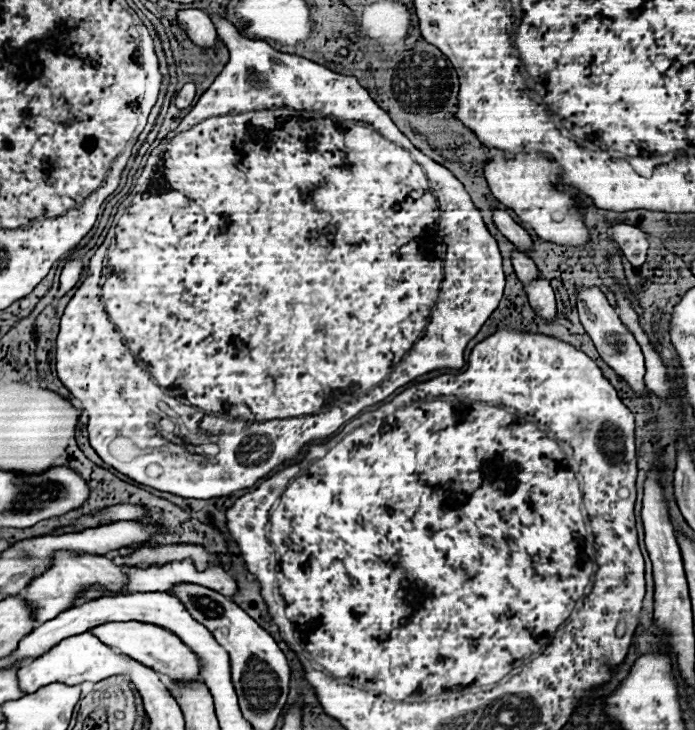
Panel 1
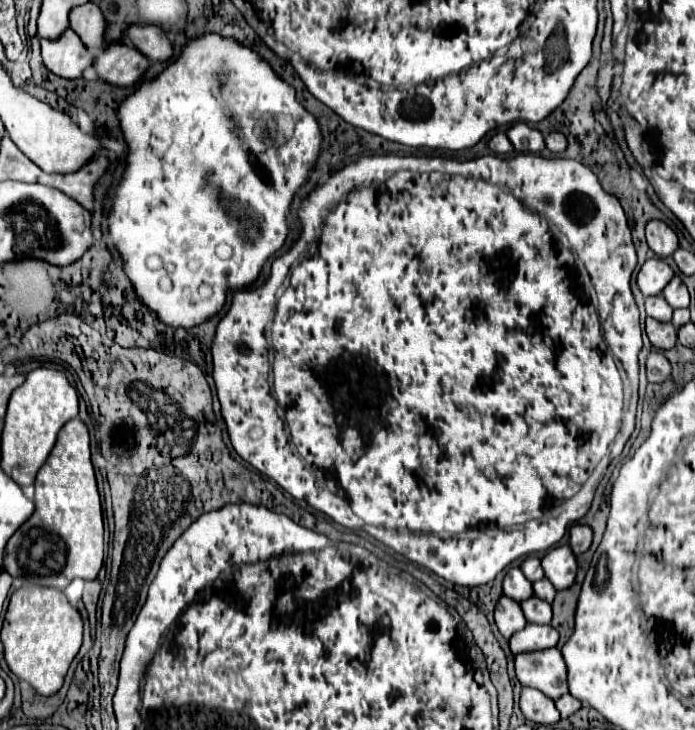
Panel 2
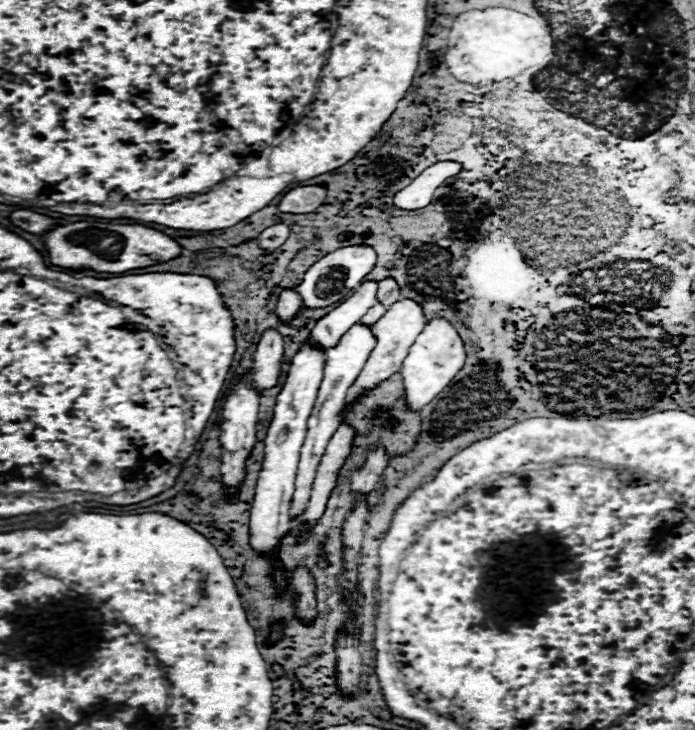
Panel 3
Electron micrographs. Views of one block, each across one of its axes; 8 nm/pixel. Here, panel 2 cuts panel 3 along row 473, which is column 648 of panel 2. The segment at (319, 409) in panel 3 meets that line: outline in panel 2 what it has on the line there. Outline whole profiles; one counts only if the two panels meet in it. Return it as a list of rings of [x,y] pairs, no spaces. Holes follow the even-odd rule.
[[[652,296],[652,298],[646,298],[646,314],[658,322],[670,322],[672,308],[662,296]]]

